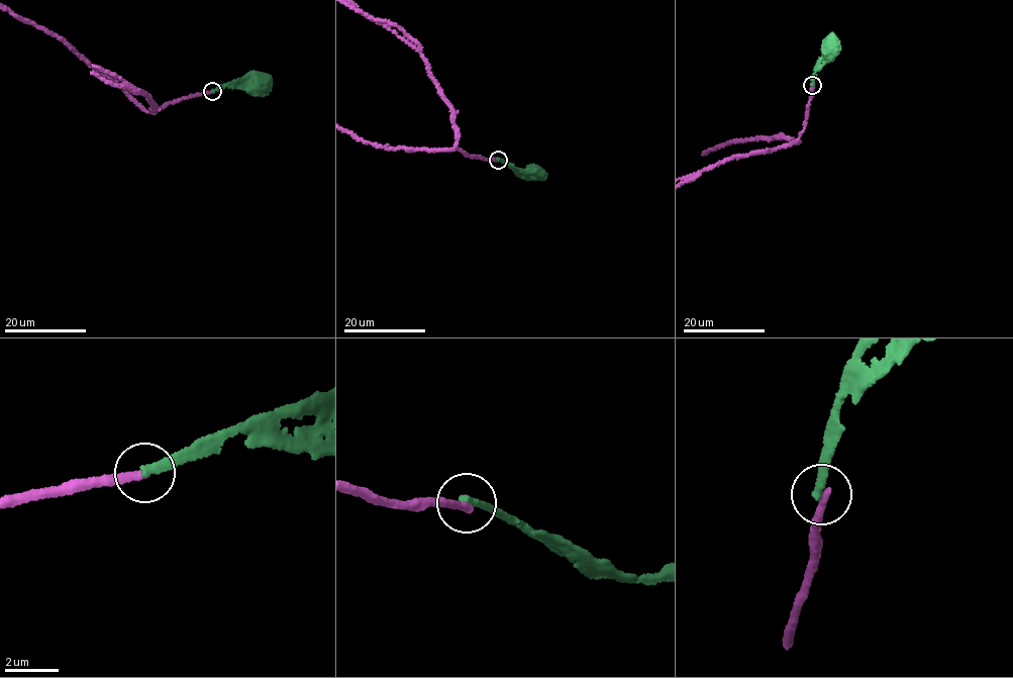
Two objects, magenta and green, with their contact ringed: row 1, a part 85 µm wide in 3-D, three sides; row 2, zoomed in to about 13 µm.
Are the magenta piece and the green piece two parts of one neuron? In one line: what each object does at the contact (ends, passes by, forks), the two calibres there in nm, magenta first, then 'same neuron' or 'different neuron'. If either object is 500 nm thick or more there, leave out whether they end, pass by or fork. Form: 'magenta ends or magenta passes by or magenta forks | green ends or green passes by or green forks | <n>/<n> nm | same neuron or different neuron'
magenta ends | green ends | 320/320 nm | different neuron

